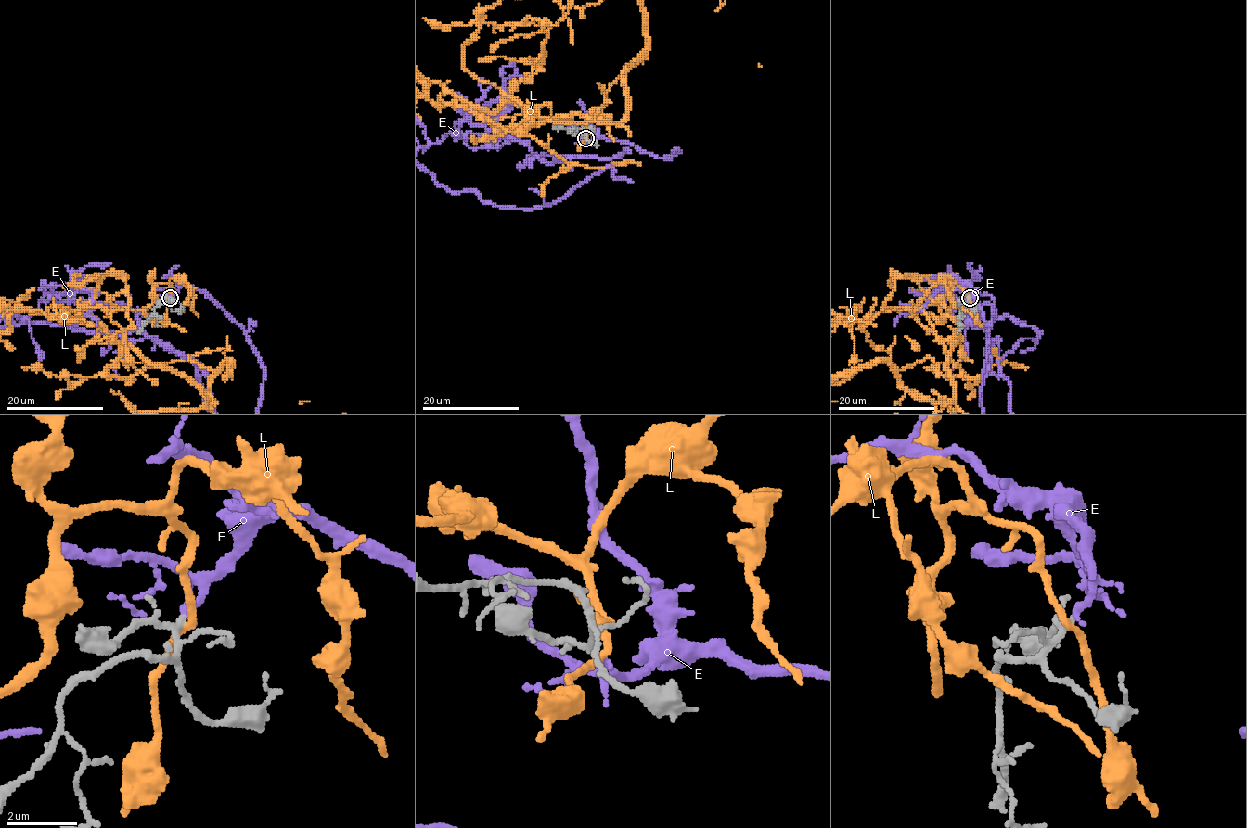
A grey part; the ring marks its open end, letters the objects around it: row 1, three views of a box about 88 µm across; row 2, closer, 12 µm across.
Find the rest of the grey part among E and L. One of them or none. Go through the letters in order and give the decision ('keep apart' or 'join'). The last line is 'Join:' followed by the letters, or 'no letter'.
E: join
L: keep apart
Join: E

